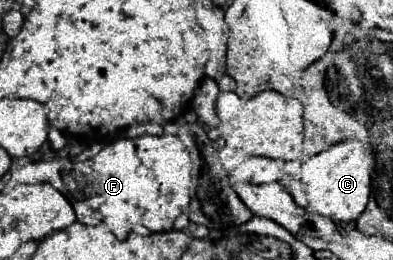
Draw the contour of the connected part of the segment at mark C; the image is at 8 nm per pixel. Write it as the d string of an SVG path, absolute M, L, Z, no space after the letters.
M342 139L316 155L304 157L304 163L298 169L298 177L306 189L310 209L318 215L326 215L332 221L348 223L356 219L372 196L374 166L375 159L371 151L360 147L360 143L354 139Z

